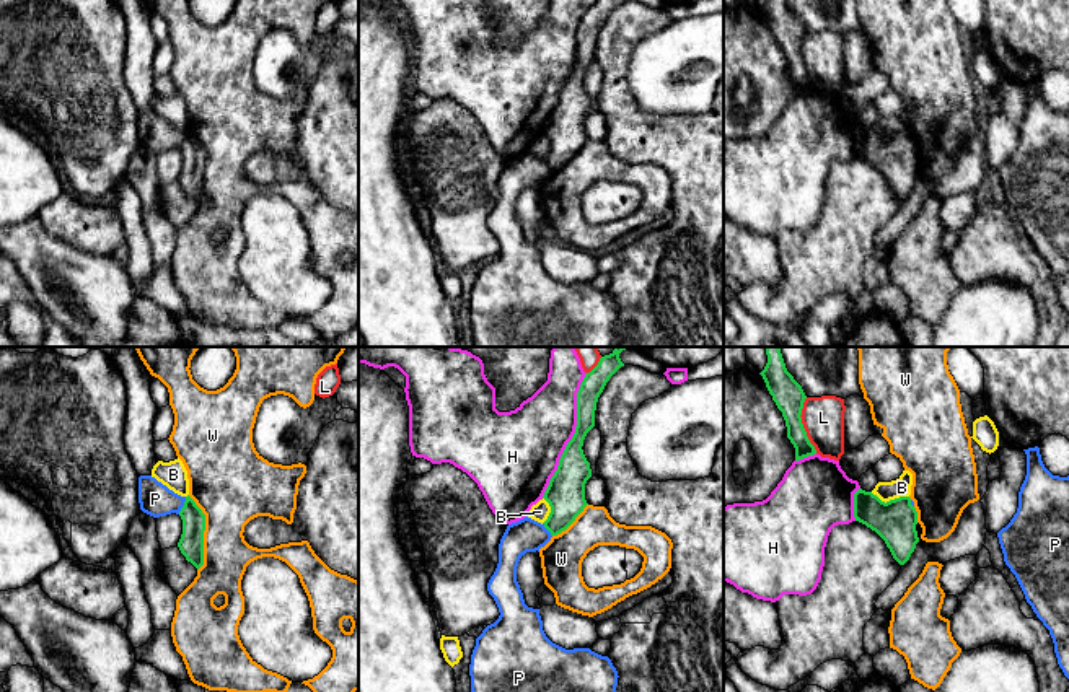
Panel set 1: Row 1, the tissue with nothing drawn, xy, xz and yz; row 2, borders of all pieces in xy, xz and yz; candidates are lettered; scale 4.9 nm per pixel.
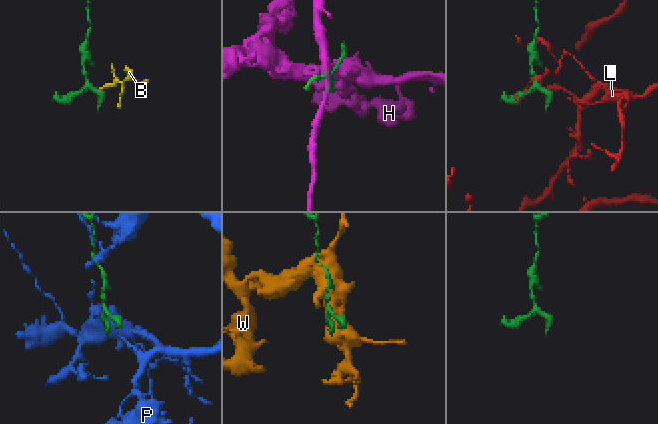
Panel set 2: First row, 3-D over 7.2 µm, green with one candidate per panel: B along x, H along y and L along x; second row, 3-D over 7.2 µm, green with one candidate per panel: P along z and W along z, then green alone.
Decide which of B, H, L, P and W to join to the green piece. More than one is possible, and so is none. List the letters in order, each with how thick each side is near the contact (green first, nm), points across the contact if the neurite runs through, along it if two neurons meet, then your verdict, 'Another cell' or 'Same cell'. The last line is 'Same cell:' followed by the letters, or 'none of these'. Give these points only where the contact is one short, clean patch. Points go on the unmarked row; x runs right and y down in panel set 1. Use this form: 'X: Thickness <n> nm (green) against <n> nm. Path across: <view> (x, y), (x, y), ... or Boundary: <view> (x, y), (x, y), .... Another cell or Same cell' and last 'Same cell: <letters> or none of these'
B: Thickness 220 nm (green) against 100 nm. Boundary: yz (871, 127), (885, 137), (908, 132). Another cell
H: Thickness 170 nm (green) against 360 nm. Another cell
L: Thickness 150 nm (green) against 200 nm. Another cell
P: Thickness 130 nm (green) against 160 nm. Boundary: xy (186, 132), (178, 148). Another cell
W: Thickness 130 nm (green) against 340 nm. Another cell
Same cell: none of these

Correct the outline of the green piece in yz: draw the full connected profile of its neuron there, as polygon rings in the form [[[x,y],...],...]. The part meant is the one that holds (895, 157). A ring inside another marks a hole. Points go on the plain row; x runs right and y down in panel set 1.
[[[872,127],[854,129],[854,153],[875,166],[890,184],[893,194],[904,200],[919,177],[917,147],[909,132],[882,137]]]

